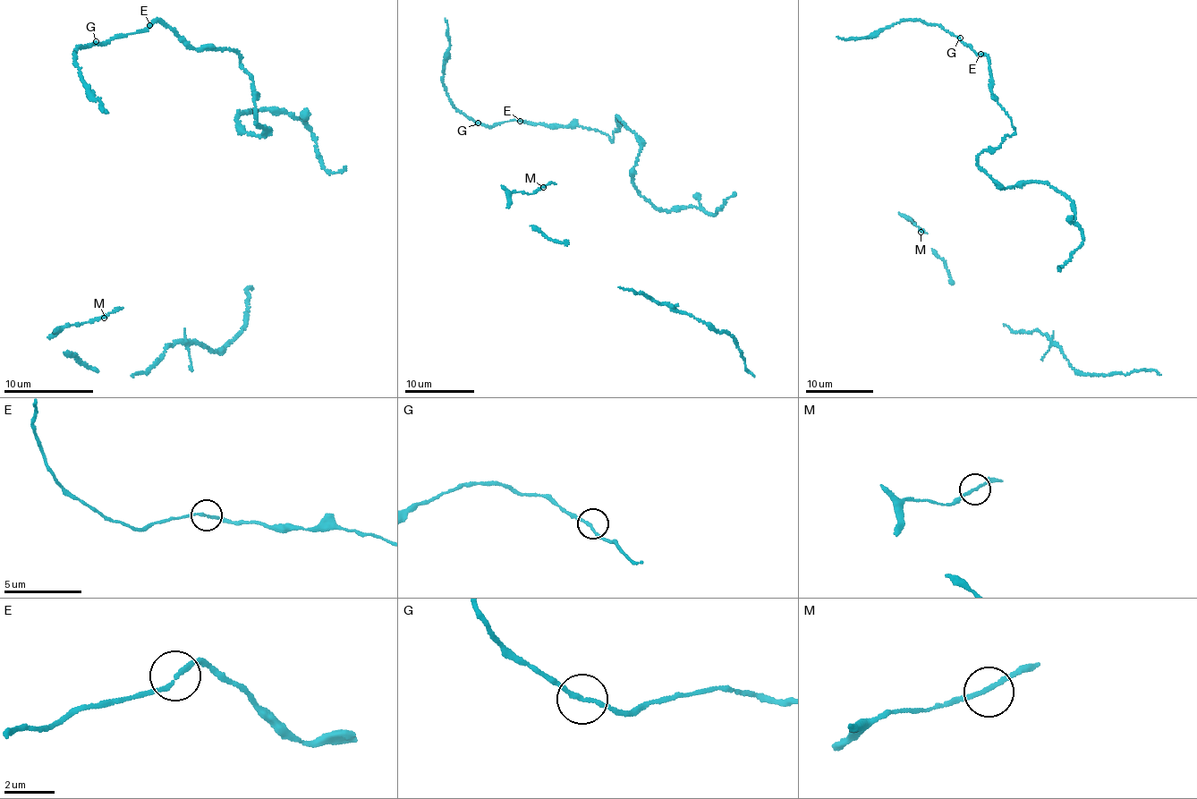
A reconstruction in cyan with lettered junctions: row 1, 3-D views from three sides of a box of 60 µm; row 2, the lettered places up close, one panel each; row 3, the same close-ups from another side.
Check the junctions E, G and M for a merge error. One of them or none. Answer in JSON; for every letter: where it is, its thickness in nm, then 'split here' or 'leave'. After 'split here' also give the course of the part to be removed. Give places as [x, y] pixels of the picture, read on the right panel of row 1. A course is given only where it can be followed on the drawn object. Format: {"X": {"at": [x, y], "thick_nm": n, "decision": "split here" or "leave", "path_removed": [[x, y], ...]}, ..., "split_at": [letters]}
{"E": {"at": [980, 54], "thick_nm": 170, "decision": "leave"}, "G": {"at": [960, 38], "thick_nm": 160, "decision": "leave"}, "M": {"at": [921, 232], "thick_nm": 160, "decision": "leave"}, "split_at": []}

